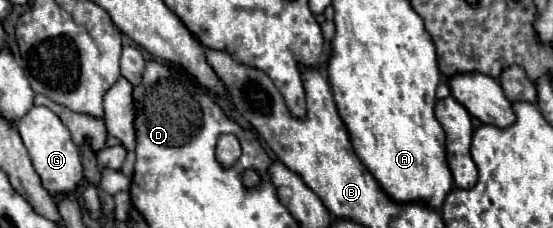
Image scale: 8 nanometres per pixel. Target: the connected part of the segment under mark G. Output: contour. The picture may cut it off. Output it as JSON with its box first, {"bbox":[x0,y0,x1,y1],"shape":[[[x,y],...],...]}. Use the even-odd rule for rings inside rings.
{"bbox":[18,105,82,195],"shape":[[[34,105],[22,119],[18,119],[18,133],[32,157],[32,165],[40,175],[44,189],[48,189],[50,195],[58,195],[60,191],[72,193],[82,179],[82,163],[78,147],[72,143],[70,131],[64,127],[58,115],[54,115],[48,107]]]}

